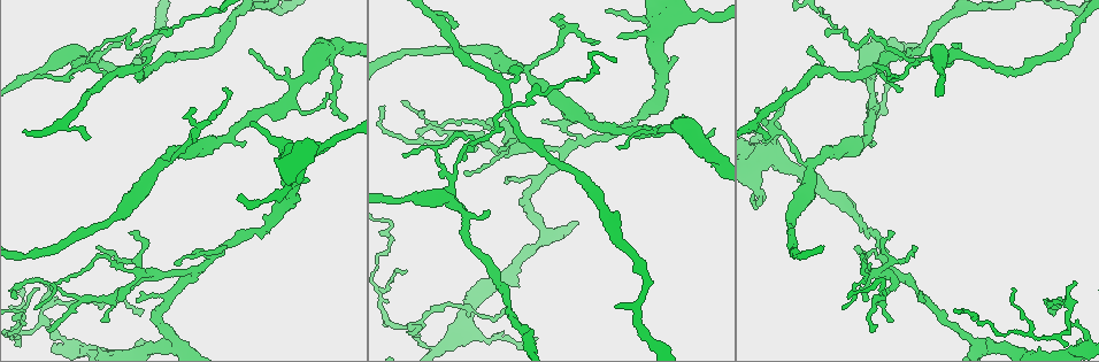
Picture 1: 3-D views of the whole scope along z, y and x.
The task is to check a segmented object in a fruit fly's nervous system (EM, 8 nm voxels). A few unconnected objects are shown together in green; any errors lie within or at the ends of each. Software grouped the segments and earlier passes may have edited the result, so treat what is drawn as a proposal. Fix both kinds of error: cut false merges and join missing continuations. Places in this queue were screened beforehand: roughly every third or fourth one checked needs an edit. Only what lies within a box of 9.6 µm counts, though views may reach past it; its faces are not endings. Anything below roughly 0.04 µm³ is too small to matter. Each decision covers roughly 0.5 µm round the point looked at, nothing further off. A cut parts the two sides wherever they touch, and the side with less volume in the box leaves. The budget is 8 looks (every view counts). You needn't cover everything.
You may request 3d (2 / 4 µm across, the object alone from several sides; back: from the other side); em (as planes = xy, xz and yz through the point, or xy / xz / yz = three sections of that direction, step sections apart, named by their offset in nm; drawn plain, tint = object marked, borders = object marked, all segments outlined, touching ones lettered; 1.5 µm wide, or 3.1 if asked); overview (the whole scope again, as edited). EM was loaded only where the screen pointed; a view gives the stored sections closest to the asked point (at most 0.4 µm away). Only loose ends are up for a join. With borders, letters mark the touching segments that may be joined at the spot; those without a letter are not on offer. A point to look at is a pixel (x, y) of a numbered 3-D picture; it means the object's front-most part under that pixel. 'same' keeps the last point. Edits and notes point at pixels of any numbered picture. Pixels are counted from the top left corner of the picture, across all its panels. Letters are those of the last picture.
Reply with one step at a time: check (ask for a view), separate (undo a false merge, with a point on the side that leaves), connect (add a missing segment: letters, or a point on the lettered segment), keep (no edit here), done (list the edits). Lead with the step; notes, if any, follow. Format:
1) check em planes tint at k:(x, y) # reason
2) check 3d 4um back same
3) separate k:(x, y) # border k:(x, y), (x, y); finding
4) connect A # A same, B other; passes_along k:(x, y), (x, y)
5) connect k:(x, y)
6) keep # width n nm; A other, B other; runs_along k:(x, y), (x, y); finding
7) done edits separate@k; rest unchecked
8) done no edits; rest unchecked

check 3d 4um at 1:(144, 310) # branch stops here

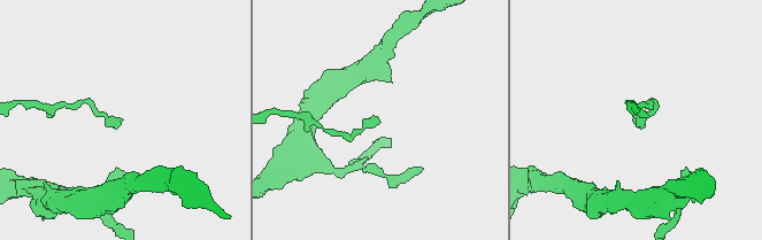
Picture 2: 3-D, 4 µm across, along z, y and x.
check em planes borders at 2:(119, 118) # shape alone is not enough

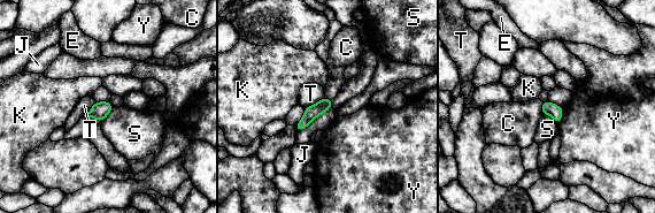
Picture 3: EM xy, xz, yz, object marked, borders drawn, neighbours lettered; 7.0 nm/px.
keep # C other, E other, J other, K other, S other, T other, Y other; runs_along 3:(329, 101), (317, 108), (298, 127); none of them fits

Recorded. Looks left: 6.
check em planes tint at 1:(1074, 281) # free end

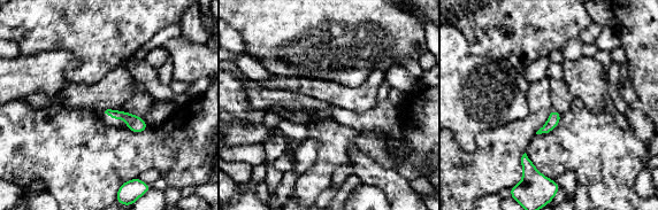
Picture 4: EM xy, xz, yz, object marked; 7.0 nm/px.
check em planes borders same # see the neighbours

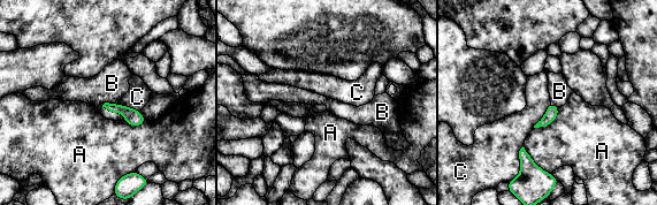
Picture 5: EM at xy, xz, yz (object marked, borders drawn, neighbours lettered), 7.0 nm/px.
keep # A other, B other, C other; border 5:(105, 101), (117, 104); none of them fits

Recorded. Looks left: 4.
check 3d 2um at 1:(592, 43) # tapers out

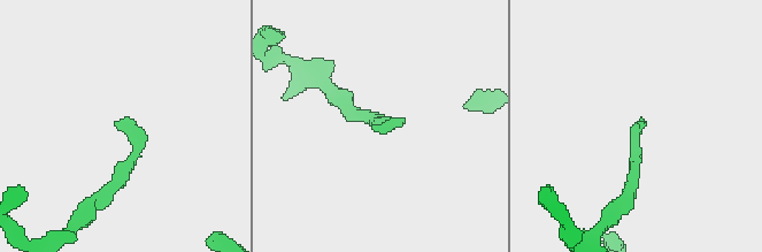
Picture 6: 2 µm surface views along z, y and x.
check em xy step 8 tint at 6:(125, 117)

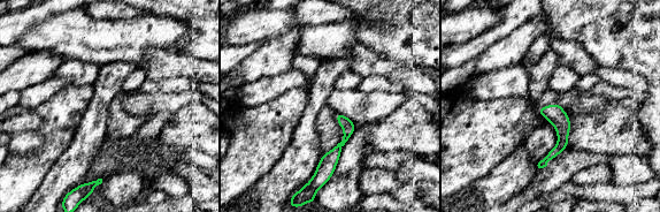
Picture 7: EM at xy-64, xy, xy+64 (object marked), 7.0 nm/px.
check em planes borders same # another direction

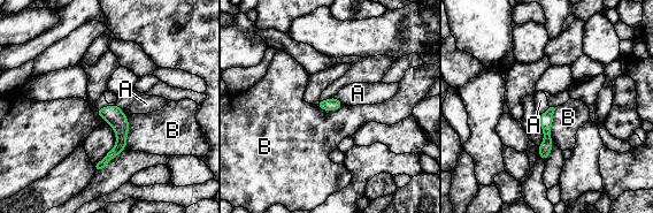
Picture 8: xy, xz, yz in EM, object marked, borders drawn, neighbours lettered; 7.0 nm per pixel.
keep # A other, B other; none of them fits

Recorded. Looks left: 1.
done no edits; rest unchecked

